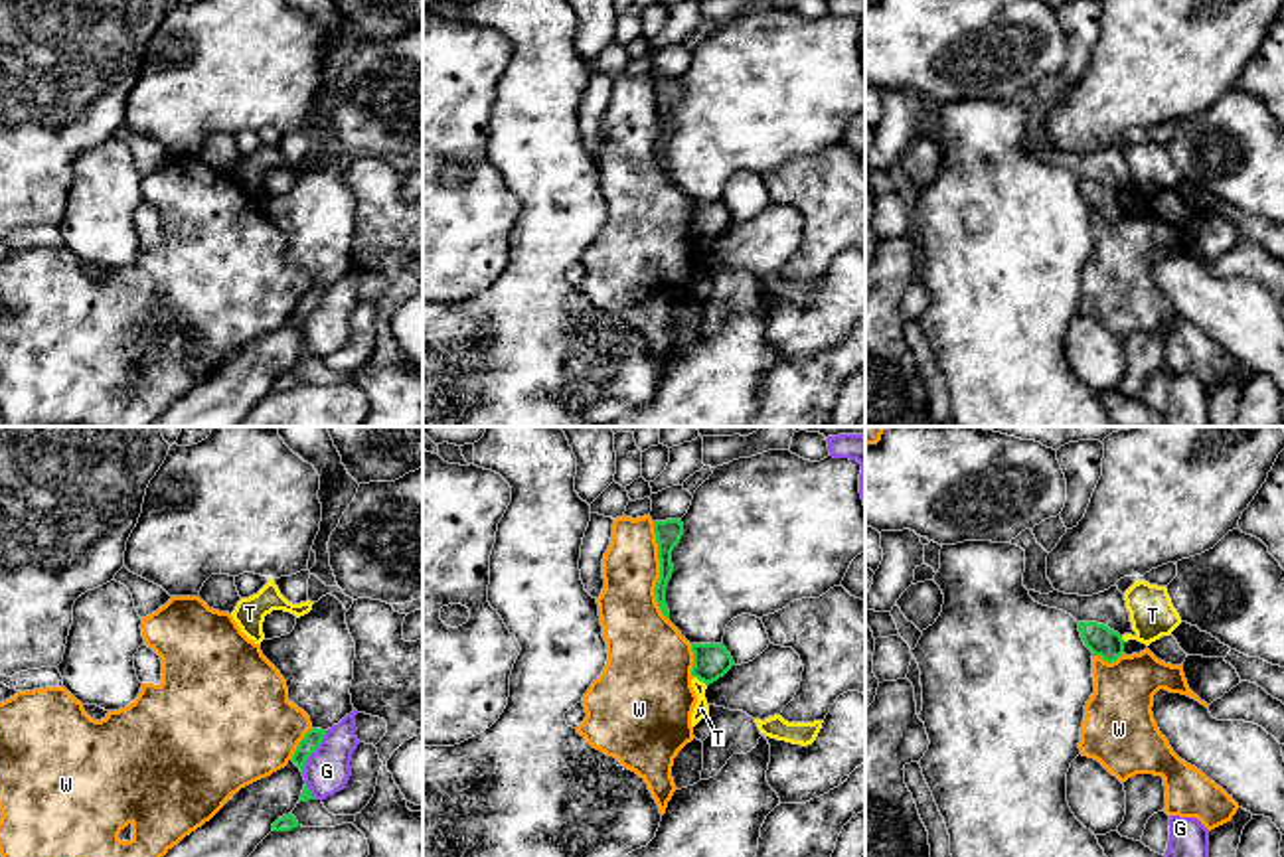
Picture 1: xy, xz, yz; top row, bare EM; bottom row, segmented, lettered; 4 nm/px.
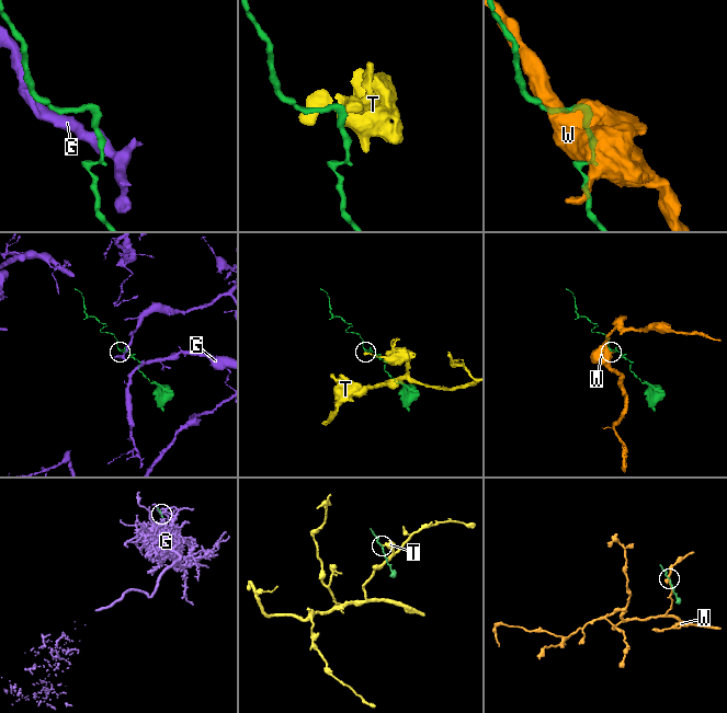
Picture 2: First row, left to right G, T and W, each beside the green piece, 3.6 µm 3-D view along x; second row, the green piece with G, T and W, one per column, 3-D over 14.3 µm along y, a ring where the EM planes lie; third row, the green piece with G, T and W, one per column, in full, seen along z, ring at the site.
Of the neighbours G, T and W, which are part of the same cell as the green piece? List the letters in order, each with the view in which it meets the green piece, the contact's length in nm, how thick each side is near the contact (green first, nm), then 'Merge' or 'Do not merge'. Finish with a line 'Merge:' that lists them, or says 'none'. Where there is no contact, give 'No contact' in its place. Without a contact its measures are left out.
G: Touches green in xy. Shared border 200 nm. Thickness 70 nm (green) against 190 nm. Do not merge
T: Touches green in xz. Shared border 70 nm. Thickness 140 nm (green) against 60 nm. Do not merge
W: Touches green in xz. Shared border 400 nm. Thickness 110 nm (green) against 260 nm. Do not merge
Merge: none

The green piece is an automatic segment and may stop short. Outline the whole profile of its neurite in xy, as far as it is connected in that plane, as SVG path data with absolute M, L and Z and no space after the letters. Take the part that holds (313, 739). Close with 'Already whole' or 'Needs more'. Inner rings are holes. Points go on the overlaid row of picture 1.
M310 729L304 739L298 742L294 754L292 754L292 762L300 768L302 776L304 776L304 764L306 758L316 752L316 748L320 746L322 739L324 739L326 731L322 729Z. Already whole

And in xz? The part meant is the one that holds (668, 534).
M682 519L654 521L654 533L656 533L658 559L660 559L660 579L656 583L654 594L662 614L670 618L670 610L666 604L666 586L674 573L672 551L683 535L683 523Z. Already whole

